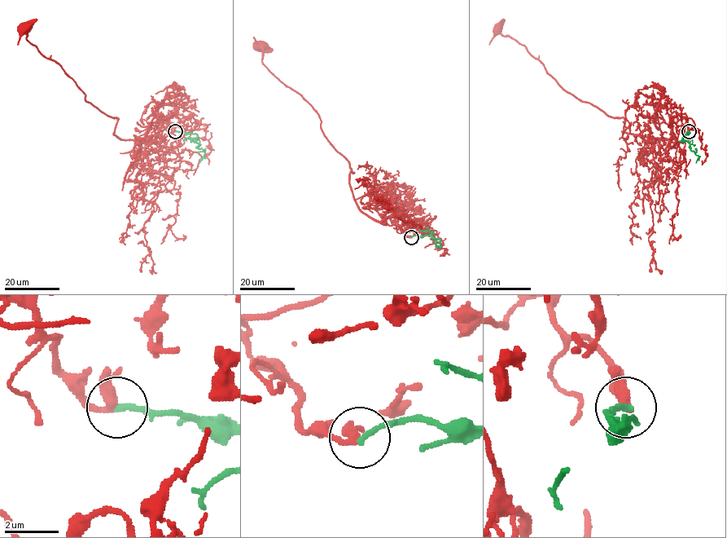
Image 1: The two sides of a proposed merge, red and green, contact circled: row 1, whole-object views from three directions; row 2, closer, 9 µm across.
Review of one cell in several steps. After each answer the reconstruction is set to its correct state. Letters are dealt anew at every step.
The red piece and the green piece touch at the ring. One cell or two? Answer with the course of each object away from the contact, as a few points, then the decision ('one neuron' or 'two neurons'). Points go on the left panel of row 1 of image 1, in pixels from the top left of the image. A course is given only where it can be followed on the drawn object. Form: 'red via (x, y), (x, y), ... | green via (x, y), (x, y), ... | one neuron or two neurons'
red via (175, 131), (155, 112), (149, 143), (120, 138), (113, 134), (117, 119), (87, 102), (25, 29) | green via (175, 131), (197, 134), (195, 142), (199, 147), (204, 151), (199, 162) | one neuron

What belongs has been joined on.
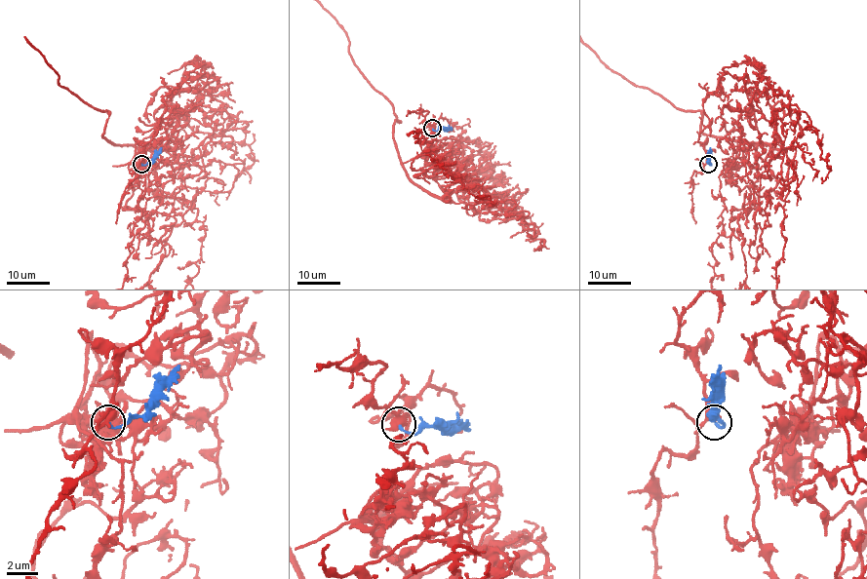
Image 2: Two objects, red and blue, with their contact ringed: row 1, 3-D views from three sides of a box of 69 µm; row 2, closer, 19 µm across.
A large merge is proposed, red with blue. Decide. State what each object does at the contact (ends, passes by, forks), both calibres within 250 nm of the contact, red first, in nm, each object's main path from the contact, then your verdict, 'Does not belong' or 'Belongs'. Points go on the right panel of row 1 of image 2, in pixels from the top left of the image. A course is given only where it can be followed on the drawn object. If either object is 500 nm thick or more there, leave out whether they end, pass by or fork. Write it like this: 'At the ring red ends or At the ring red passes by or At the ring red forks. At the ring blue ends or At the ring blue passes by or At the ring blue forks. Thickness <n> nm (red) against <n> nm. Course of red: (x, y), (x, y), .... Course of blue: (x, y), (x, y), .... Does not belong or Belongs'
At the ring red passes by. At the ring blue ends. Thickness 460 nm (red) against 160 nm. Course of red: (708, 163), (704, 97), (726, 67), (754, 67), (781, 150), (706, 135), (699, 111), (611, 71). Course of blue: (708, 163), (710, 147). Does not belong

